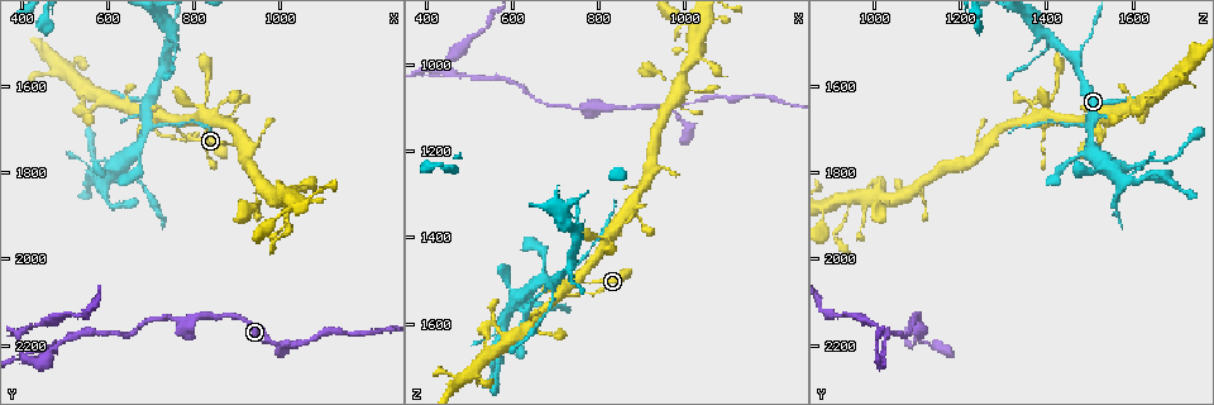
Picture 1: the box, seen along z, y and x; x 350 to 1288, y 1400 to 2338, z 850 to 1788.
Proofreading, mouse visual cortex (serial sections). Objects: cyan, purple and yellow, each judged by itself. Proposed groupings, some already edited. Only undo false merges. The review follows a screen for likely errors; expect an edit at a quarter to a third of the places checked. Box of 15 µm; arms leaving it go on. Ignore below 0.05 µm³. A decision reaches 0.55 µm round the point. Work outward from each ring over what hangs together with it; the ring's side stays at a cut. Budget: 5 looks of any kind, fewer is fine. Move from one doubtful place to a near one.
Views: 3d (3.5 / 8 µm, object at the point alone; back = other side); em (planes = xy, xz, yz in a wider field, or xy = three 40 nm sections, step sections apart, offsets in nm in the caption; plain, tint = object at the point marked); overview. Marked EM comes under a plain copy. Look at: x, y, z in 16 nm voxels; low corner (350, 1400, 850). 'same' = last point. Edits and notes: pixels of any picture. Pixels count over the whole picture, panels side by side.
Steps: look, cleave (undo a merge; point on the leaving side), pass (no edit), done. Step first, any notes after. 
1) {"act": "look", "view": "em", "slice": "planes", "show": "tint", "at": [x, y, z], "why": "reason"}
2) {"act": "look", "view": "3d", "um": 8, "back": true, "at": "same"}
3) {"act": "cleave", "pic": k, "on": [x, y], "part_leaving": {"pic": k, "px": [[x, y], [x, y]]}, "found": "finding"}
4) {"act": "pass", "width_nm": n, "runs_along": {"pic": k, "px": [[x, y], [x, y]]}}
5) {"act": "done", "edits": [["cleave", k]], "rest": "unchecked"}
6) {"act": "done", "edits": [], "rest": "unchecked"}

{"act": "look", "view": "3d", "um": 3.5, "at": [705, 1695, 1490], "why": "sharp bend"}

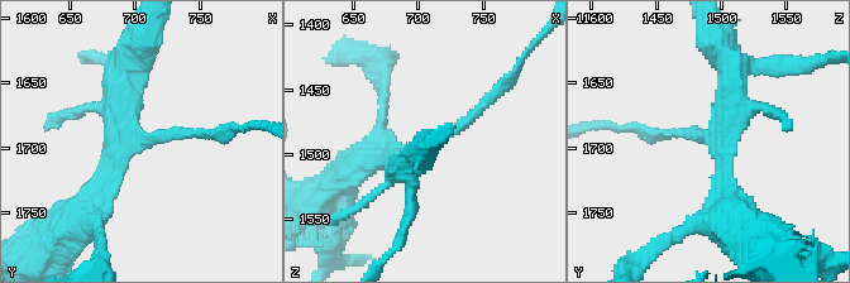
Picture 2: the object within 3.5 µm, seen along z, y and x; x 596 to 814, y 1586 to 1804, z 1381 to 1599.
{"act": "look", "view": "em", "slice": "planes", "show": "tint", "at": [706, 1694, 1492], "arms": 3, "arm_widths_nm": [150, 150, 300], "why": "shape alone is not enough"}

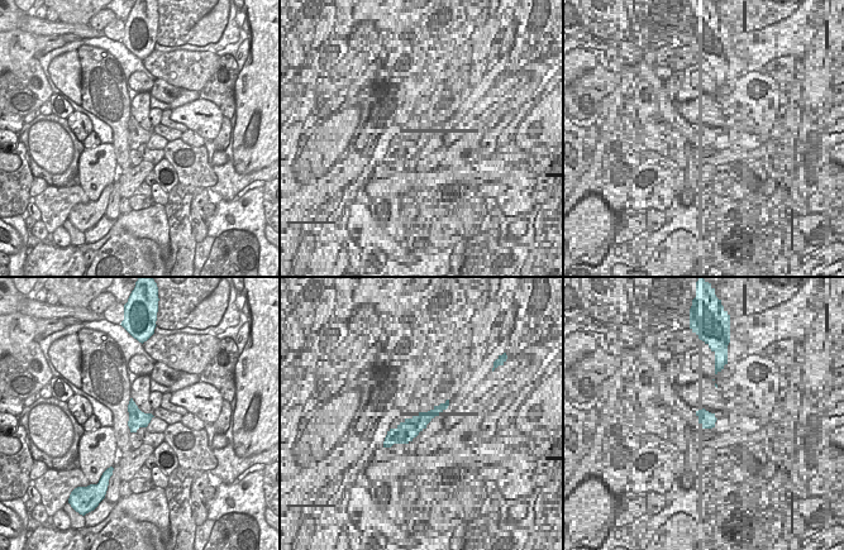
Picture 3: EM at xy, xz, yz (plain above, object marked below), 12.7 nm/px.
{"act": "pass", "runs_along": {"pic": 2, "px": [[410, 166], [495, 94]]}, "found": "continuous, no second cell"}

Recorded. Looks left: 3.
{"act": "look", "view": "3d", "um": 8, "at": [625, 1795, 1550], "why": "a narrow waist"}

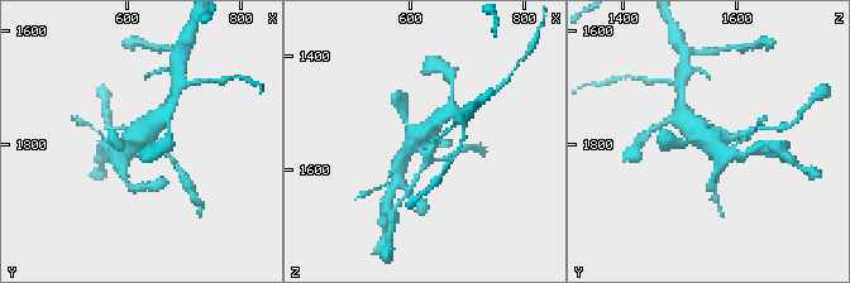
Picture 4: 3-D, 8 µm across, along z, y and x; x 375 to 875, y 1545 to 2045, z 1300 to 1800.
{"act": "look", "view": "3d", "um": 3.5, "back": true, "at": [625, 1800, 1545]}

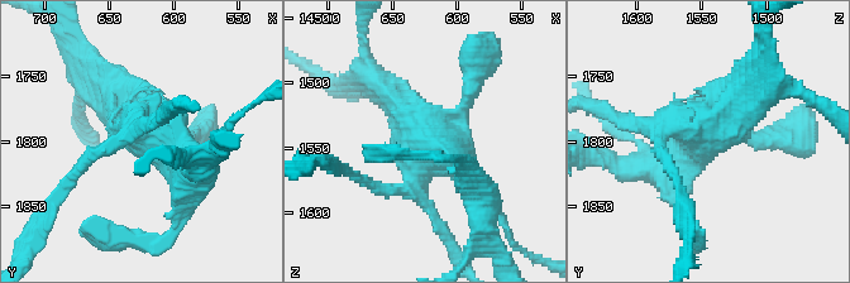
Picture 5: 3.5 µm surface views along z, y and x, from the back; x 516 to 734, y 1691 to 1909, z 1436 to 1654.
{"act": "look", "view": "em", "slice": "planes", "show": "tint", "at": [626, 1794, 1544], "why": "need the tissue"}

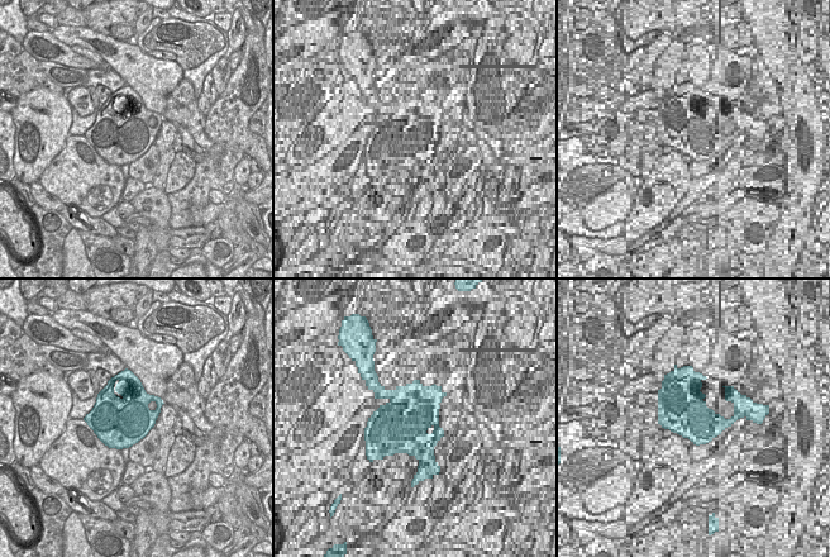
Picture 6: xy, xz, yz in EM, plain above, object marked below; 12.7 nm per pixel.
{"act": "pass", "runs_along": {"pic": 5, "px": [[386, 94], [480, 191]]}, "found": "one cell here"}

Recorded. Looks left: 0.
{"act": "done", "edits": [], "rest": "unchecked"}

